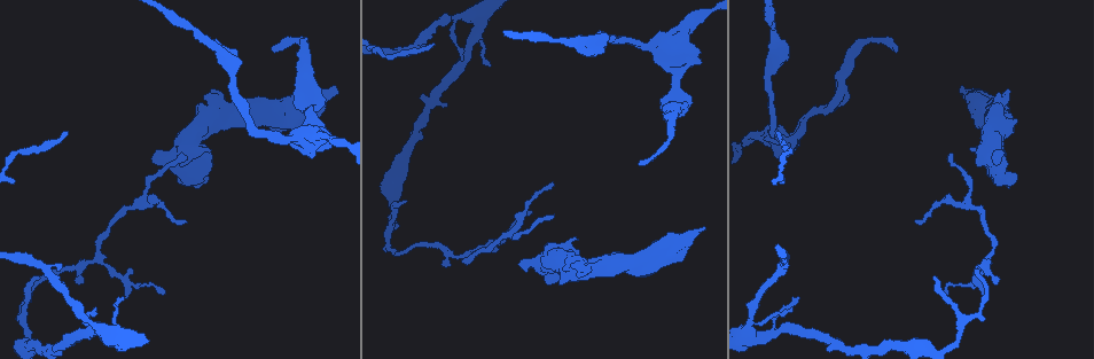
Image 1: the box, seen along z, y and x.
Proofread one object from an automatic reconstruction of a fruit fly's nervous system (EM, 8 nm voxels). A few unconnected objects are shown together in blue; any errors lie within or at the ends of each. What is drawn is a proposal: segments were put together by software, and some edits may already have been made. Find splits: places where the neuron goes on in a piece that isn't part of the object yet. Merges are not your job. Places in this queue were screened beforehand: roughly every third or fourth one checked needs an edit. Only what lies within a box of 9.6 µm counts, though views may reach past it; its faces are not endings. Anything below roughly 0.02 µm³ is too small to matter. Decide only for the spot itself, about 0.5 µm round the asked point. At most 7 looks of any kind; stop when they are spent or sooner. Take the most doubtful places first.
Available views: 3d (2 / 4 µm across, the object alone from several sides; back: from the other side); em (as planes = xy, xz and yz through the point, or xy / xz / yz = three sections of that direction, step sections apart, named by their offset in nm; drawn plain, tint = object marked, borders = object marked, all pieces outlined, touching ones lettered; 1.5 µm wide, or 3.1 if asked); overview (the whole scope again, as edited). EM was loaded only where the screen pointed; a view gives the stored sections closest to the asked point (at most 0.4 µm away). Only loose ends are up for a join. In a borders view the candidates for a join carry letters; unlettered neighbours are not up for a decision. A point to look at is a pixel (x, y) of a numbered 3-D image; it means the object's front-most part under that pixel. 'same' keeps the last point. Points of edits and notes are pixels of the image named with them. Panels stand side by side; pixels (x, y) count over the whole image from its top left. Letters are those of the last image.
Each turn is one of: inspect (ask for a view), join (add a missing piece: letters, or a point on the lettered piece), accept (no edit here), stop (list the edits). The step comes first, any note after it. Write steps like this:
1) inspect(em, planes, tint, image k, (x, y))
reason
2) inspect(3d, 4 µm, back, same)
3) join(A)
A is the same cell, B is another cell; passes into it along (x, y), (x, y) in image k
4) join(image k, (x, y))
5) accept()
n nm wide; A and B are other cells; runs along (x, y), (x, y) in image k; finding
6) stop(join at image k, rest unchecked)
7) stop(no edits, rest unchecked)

inspect(3d, 2 µm, image 1, (213, 90))
thick end

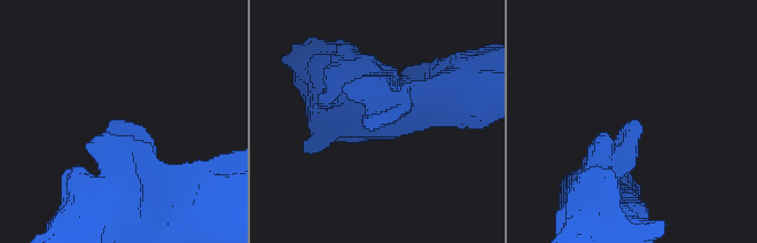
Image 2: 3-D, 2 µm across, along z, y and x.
inspect(em, planes, borders, image 2, (106, 128))
need the tissue

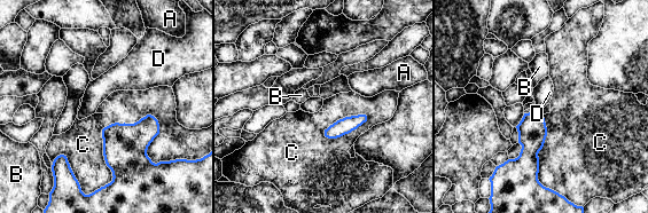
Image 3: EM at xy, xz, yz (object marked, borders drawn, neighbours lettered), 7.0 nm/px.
accept()
A, B, C and D are other cells; border along (367, 116), (348, 133), (324, 135) in image 3; no lettered piece goes on from it

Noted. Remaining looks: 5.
inspect(em, planes, borders, image 1, (961, 88))
branch stops here

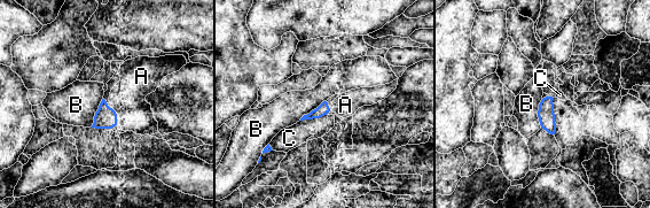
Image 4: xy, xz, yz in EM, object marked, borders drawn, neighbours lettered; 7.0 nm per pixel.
join(A)
A is the same cell, B and C are other cells; it goes on there

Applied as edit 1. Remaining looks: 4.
inspect(overview)

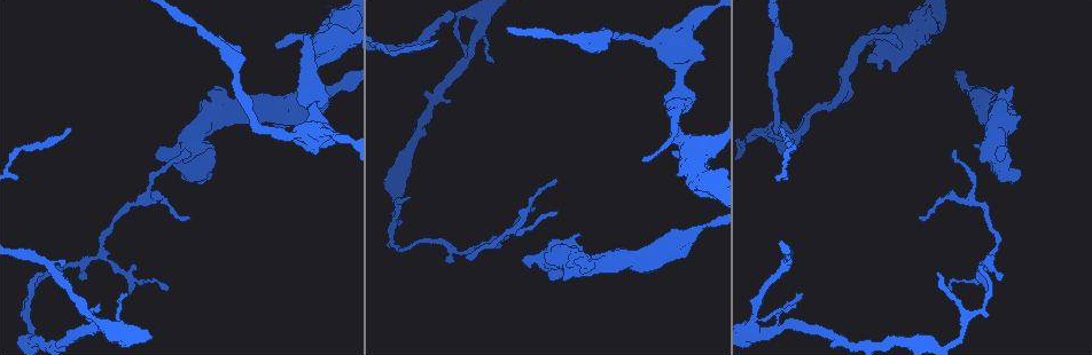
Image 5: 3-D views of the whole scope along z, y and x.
inspect(em, yz, step 8, tint, image 5, (278, 48))
branch stops here

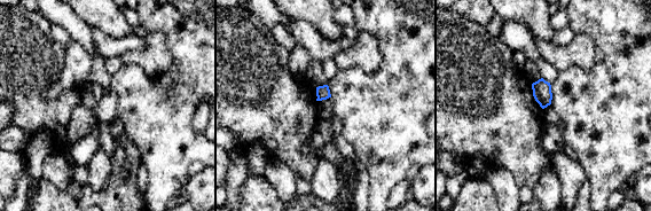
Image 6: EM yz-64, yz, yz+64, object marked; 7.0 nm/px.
inspect(em, planes, borders, same)

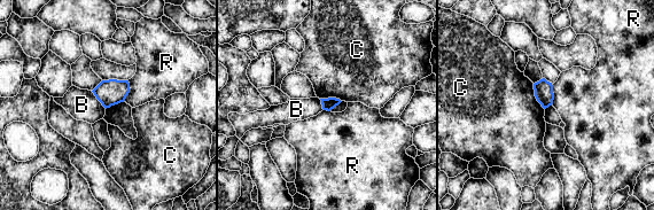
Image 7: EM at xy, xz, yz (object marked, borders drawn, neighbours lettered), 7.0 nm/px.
accept()
90 nm wide; B, C and R are other cells; border along (91, 91), (106, 108) in image 7; no lettered piece goes on from it

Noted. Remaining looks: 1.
stop(join at image 4, rest unchecked)

